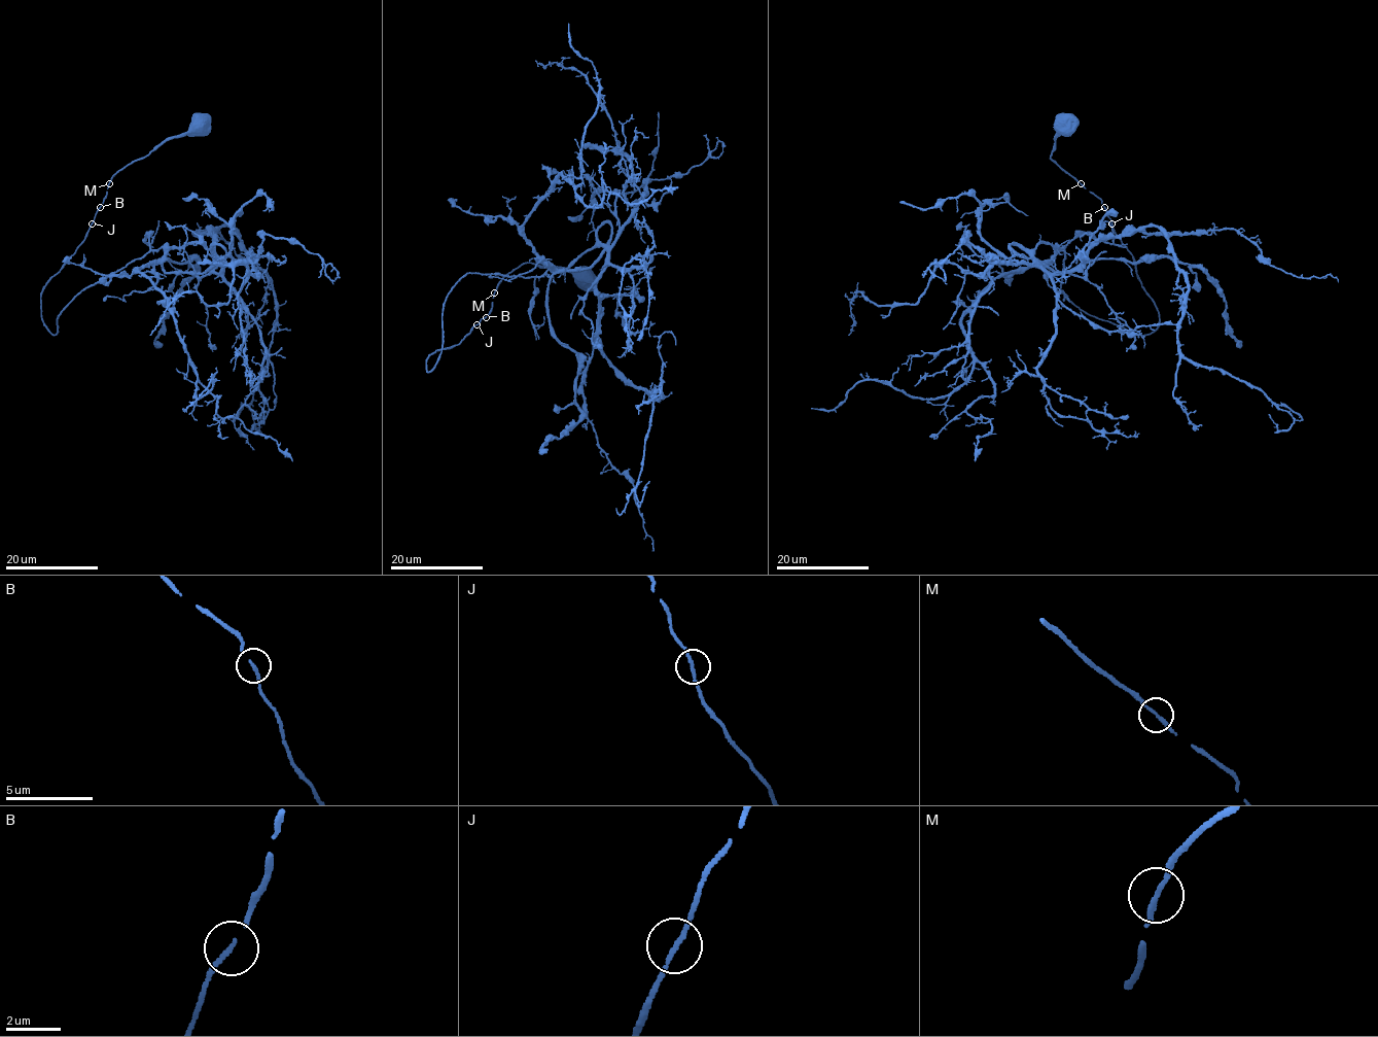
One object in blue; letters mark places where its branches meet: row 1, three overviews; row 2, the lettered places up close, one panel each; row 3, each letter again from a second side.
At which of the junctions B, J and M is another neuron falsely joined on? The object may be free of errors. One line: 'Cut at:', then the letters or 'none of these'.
Cut at: none of these

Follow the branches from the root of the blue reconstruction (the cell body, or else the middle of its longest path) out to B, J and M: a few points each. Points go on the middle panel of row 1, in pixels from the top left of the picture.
B: (588, 277), (565, 268), (539, 268), (525, 263), (501, 280), (492, 298), (492, 309), (485, 317)
J: (588, 277), (565, 268), (539, 268), (525, 263), (501, 280), (492, 298), (491, 311), (478, 324)
M: (588, 277), (565, 268), (539, 268), (525, 263), (511, 270), (494, 292)

